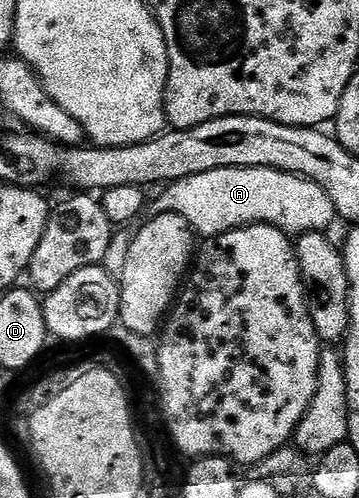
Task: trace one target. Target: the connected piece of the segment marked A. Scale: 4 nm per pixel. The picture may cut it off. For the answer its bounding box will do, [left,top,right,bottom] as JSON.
[145,168,337,240]

